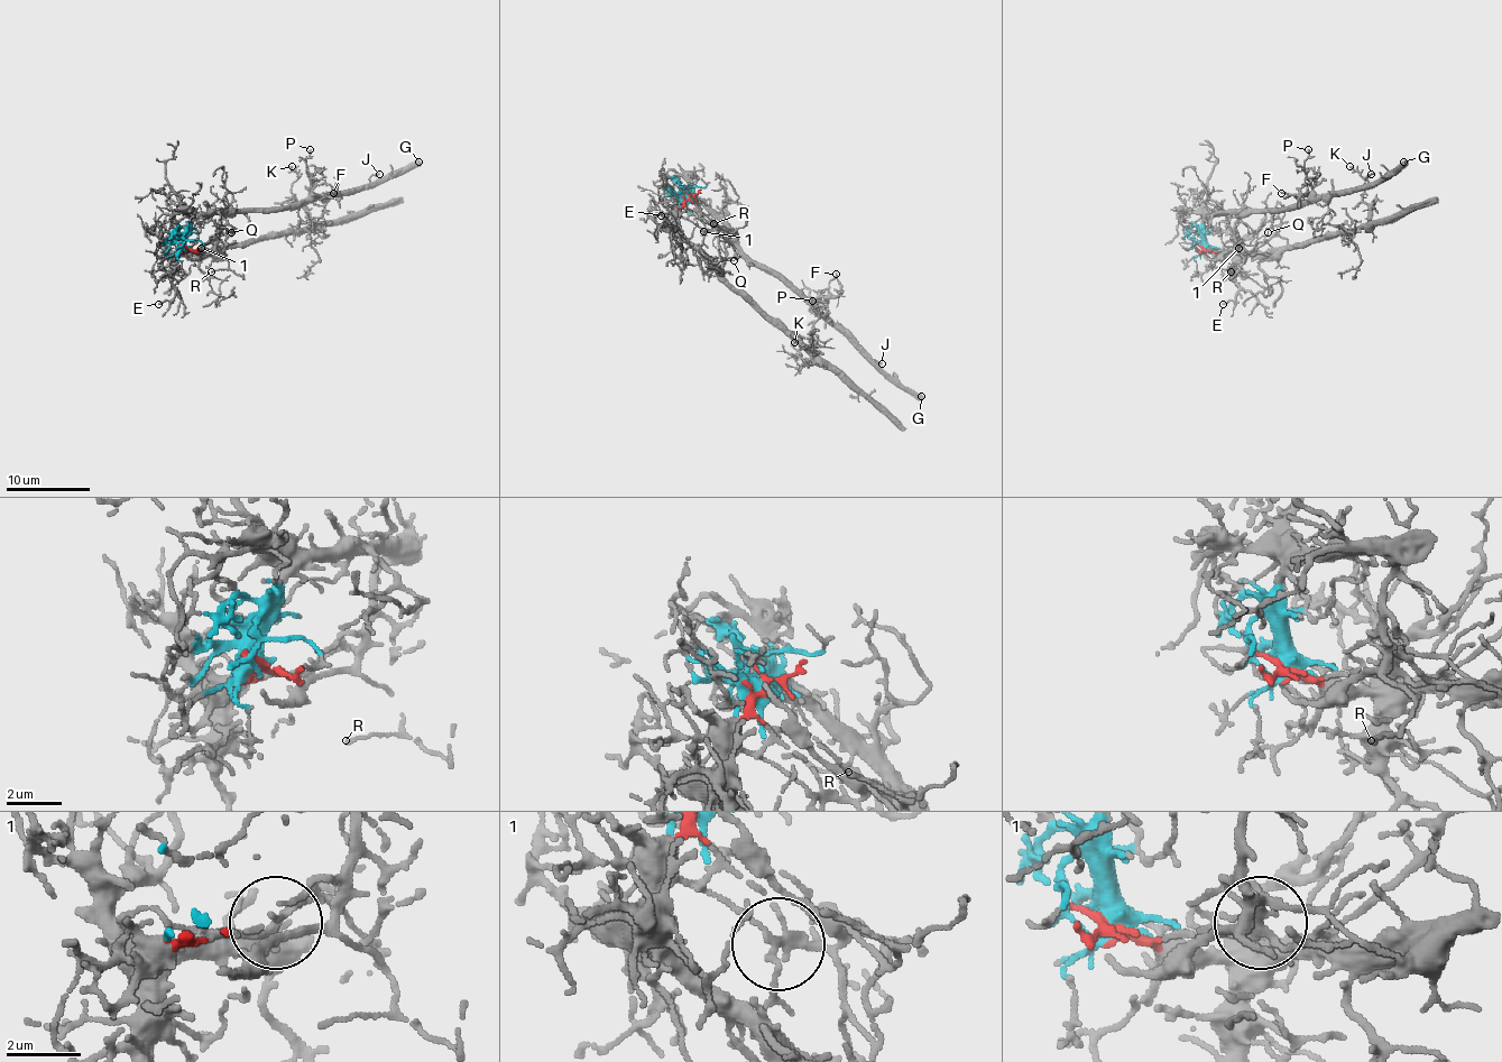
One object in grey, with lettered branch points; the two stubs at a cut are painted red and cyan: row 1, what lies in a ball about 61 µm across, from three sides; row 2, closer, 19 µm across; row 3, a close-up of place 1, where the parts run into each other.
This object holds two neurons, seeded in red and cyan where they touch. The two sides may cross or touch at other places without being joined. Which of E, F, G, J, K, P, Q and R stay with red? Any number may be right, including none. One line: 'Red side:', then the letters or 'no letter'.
Red side: E, K

